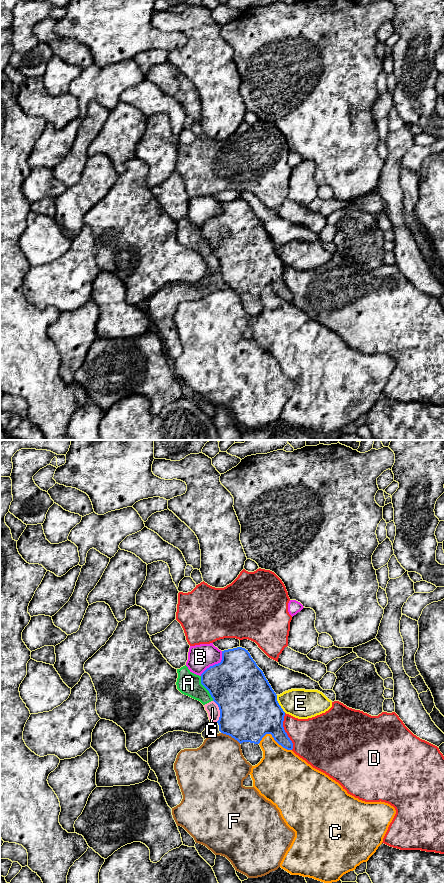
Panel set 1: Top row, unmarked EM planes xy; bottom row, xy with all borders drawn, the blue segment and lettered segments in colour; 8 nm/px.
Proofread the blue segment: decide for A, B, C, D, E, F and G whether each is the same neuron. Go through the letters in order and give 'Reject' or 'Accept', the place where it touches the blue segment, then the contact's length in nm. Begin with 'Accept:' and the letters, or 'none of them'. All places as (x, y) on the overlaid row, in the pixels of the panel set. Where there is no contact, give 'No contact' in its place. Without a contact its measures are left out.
Accept: none of them
A: Reject. Touches blue at xy (205, 687). Shared border 220 nm
B: Reject. Touches blue at xy (215, 664). Shared border 260 nm
C: Reject. Touches blue at xy (274, 739). Shared border 280 nm
D: Reject. Touches blue at xy (284, 731). Shared border 300 nm
E: Reject. Touches blue at xy (278, 704). Shared border 160 nm
F: Reject. Touches blue at xy (231, 736). Shared border 180 nm
G: Reject. Touches blue at xy (220, 711). Shared border 180 nm

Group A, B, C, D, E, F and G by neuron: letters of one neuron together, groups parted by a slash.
A G / B / C / D / E / F

